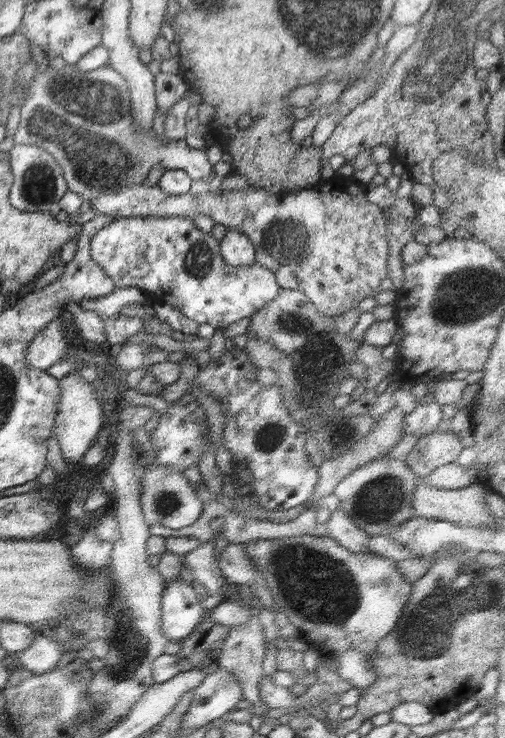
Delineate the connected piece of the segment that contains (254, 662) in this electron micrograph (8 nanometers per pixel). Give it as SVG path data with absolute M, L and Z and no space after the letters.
M243 604L243 606L247 606L249 610L251 610L251 620L248 625L244 627L234 627L232 628L229 636L226 638L224 645L221 649L221 656L217 659L217 663L215 665L216 668L223 669L226 673L231 673L234 675L234 678L240 682L240 688L242 688L242 699L248 700L251 702L251 709L255 716L263 718L265 715L268 714L270 707L260 699L260 682L262 679L267 676L266 672L263 670L263 660L265 657L265 651L267 650L265 634L263 630L263 624L258 618L259 610L251 608L248 605Z

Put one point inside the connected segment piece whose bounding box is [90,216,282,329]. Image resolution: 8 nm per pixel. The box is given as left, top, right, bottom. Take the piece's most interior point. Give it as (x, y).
(172, 262)

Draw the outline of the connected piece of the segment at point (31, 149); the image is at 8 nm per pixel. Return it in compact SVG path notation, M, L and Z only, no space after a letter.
M16 144L8 154L14 176L9 203L22 212L50 212L52 204L69 191L58 162L48 152L33 145Z

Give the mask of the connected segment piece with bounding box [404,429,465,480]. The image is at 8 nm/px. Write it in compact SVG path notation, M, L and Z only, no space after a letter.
M440 429L419 437L418 442L404 461L414 474L424 480L436 468L452 464L464 448L458 434Z

